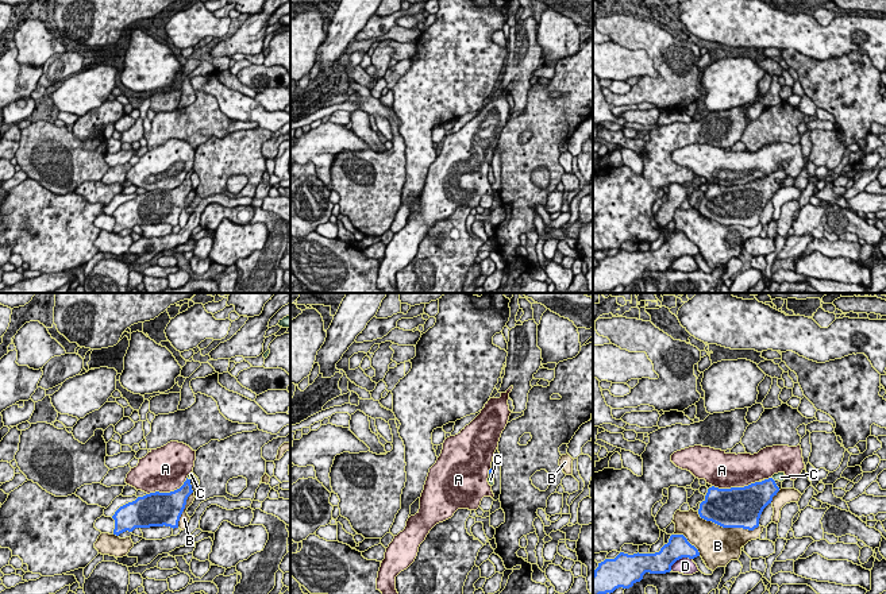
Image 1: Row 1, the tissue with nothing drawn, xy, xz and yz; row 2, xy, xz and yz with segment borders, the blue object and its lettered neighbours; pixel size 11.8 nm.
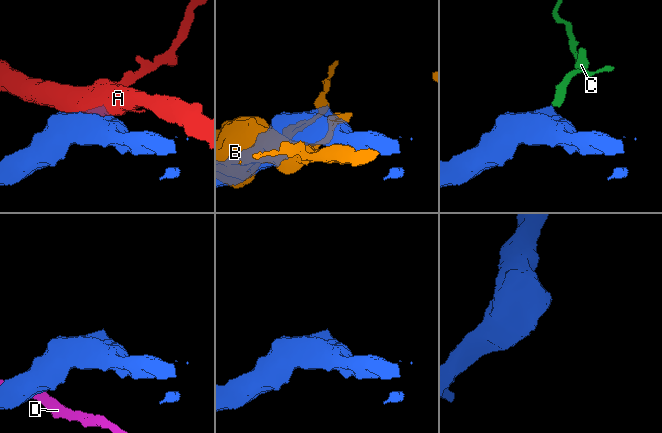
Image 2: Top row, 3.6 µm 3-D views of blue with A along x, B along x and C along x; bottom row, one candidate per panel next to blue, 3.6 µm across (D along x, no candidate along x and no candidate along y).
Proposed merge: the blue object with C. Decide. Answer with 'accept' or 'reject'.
accept

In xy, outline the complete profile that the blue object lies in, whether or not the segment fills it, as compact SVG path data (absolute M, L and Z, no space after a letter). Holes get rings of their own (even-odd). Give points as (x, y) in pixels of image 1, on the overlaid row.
M190 479L170 493L150 493L120 506L112 518L115 520L113 535L135 528L170 526L178 528L180 517L185 509L188 497L193 493Z

